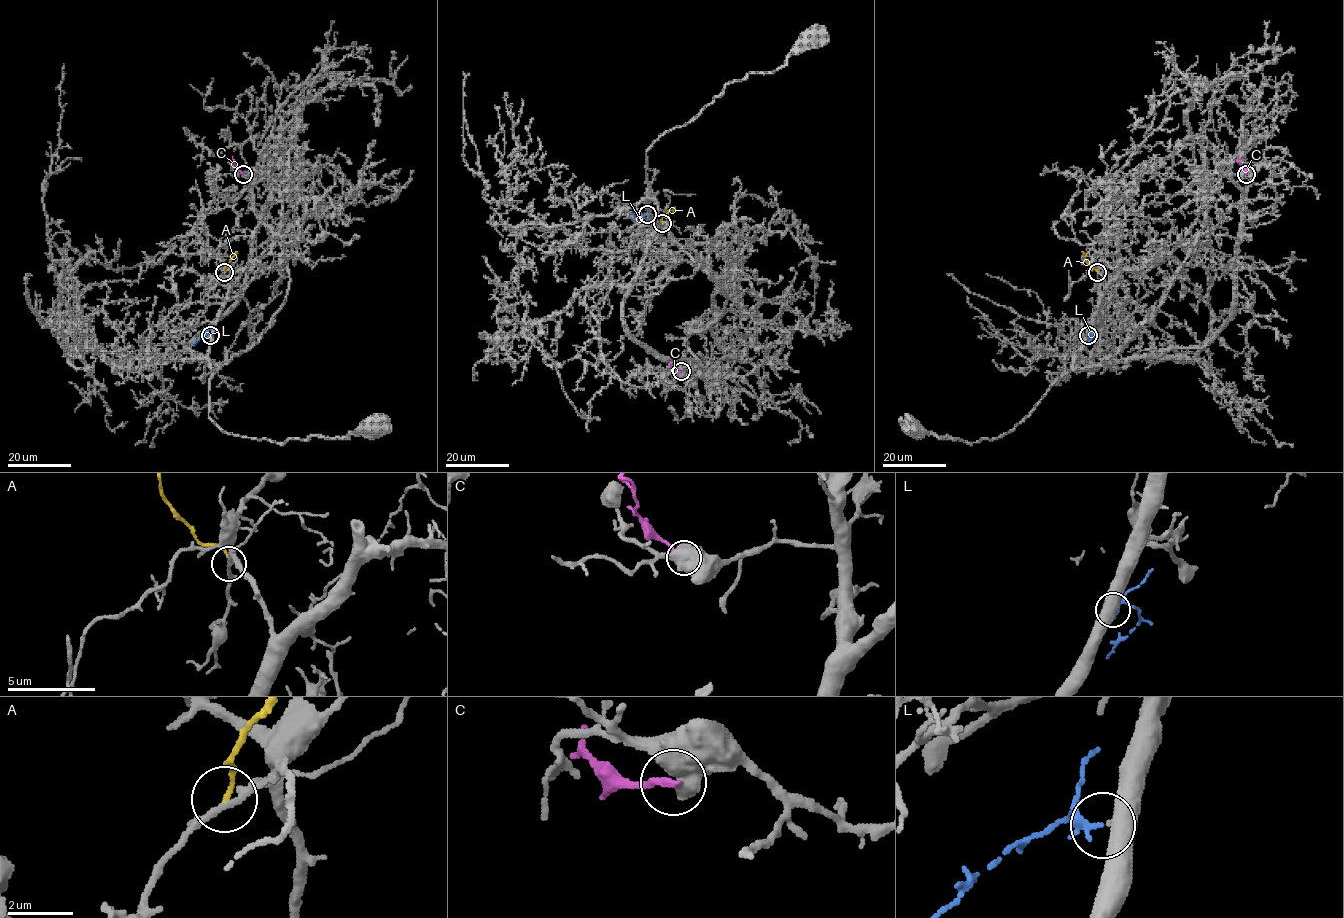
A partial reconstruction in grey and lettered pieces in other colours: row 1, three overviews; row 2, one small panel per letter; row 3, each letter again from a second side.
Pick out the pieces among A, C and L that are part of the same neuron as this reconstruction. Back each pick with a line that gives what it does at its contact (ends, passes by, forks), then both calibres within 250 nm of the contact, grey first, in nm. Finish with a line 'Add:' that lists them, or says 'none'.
L: it ends there; 480 nm thick on the grey side, 240 nm on the other
Add: L

